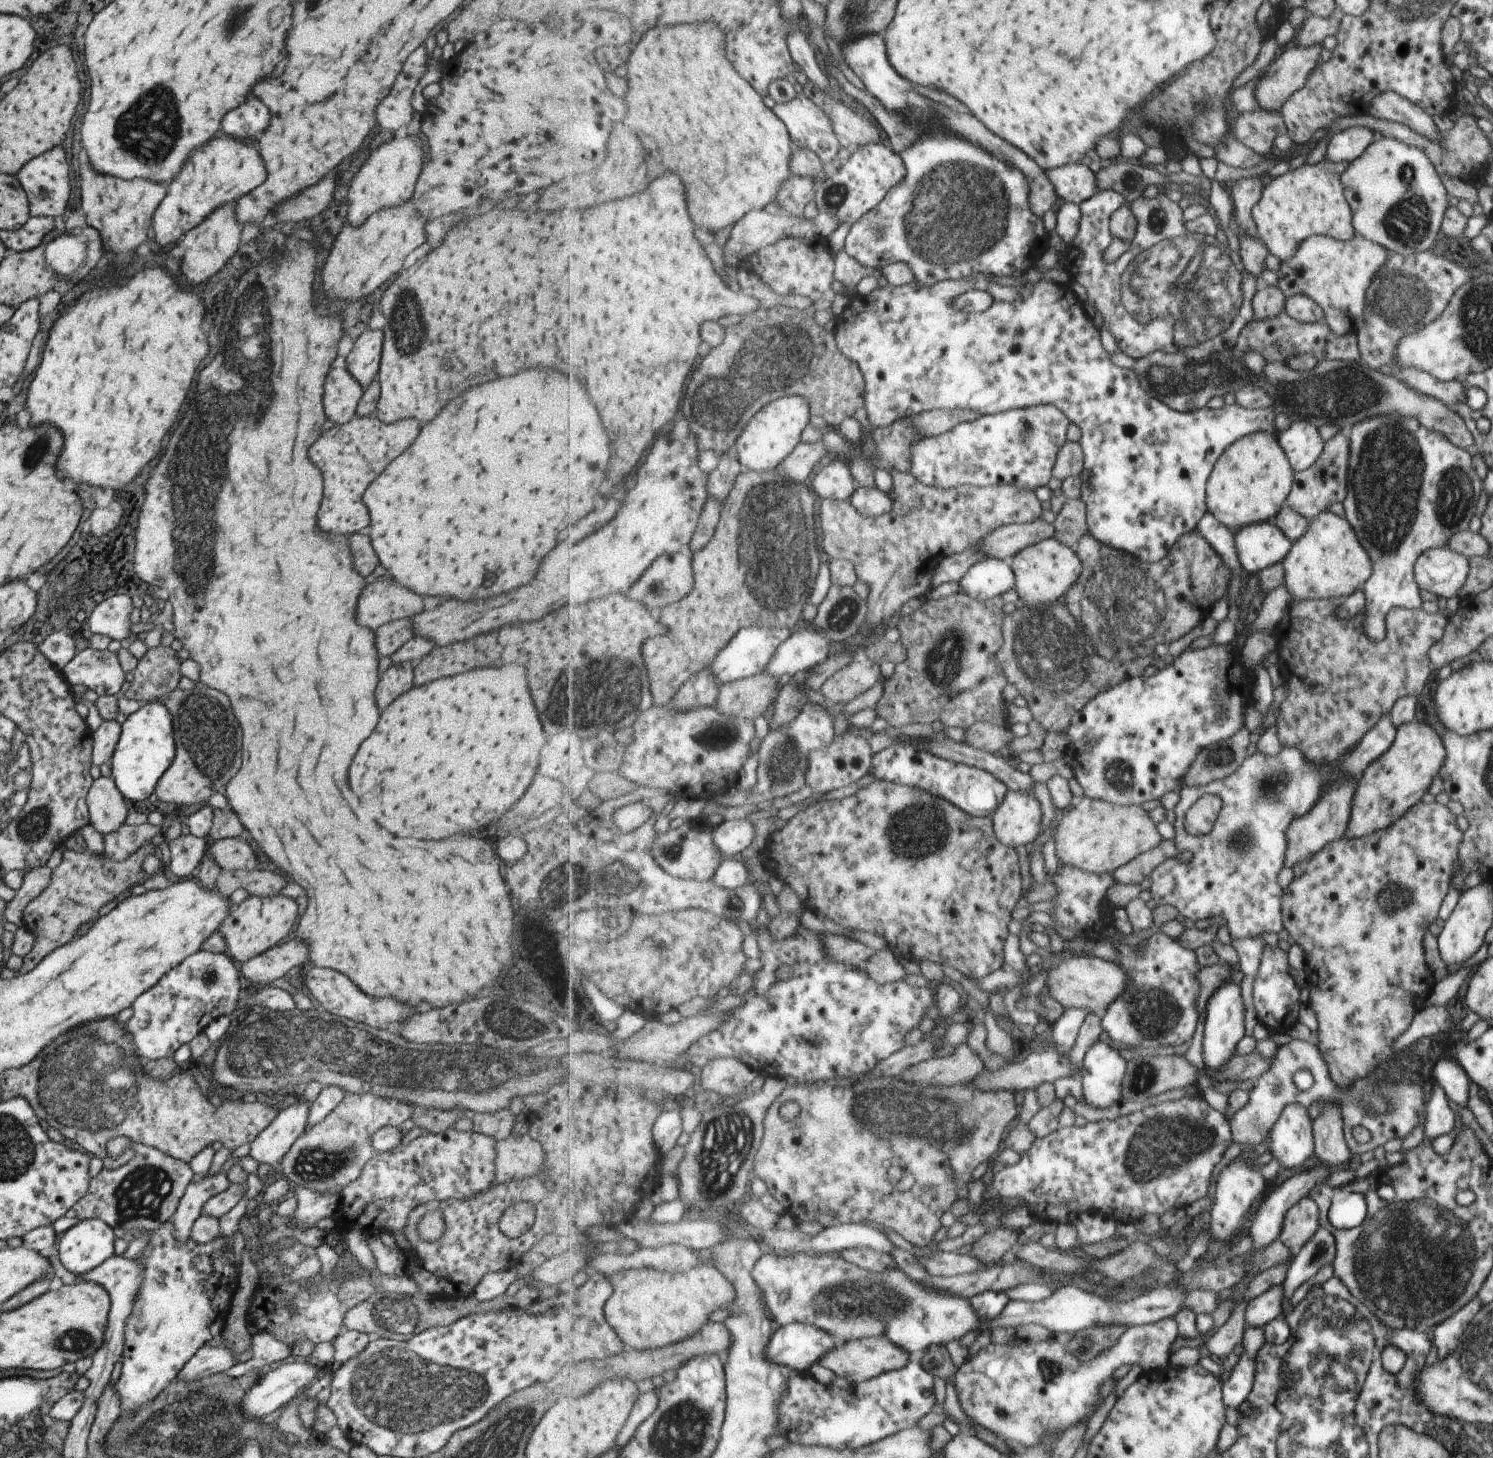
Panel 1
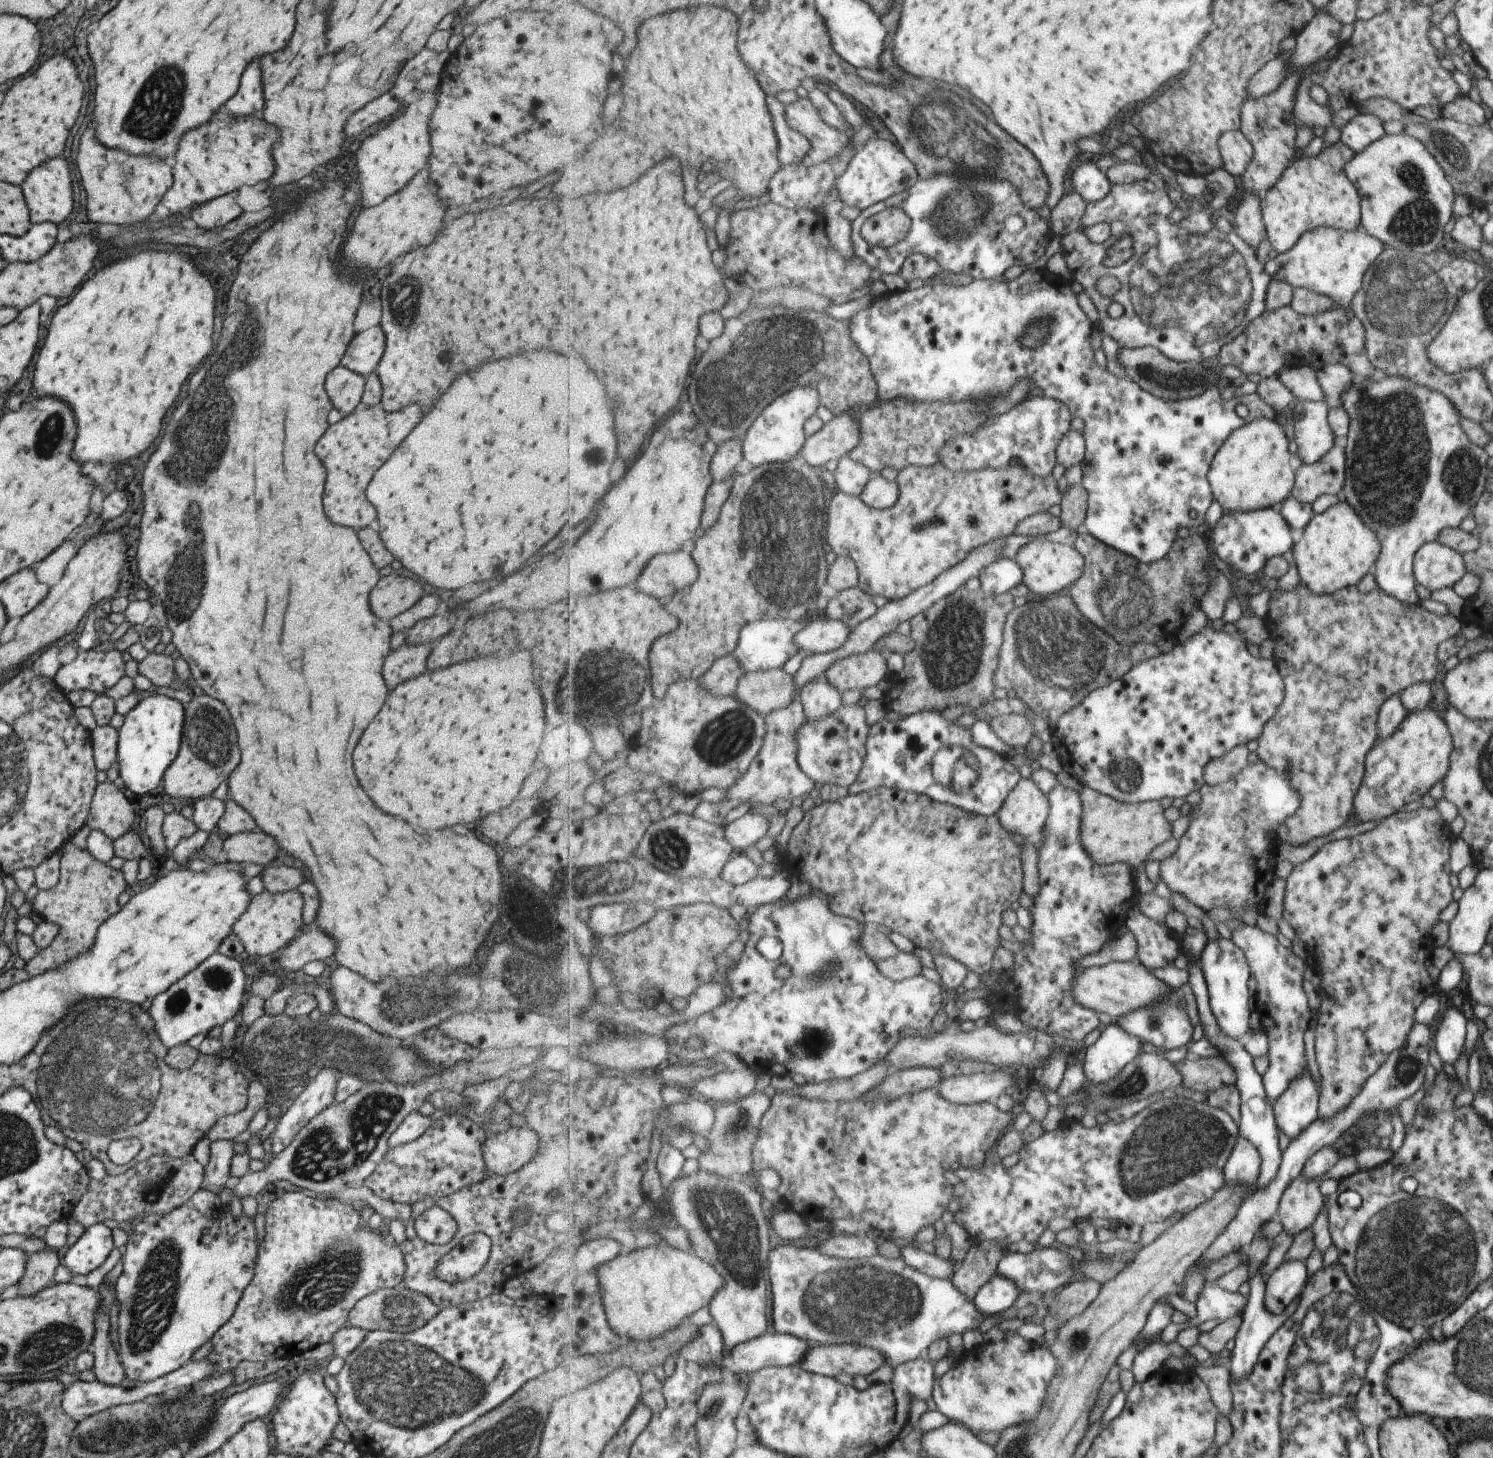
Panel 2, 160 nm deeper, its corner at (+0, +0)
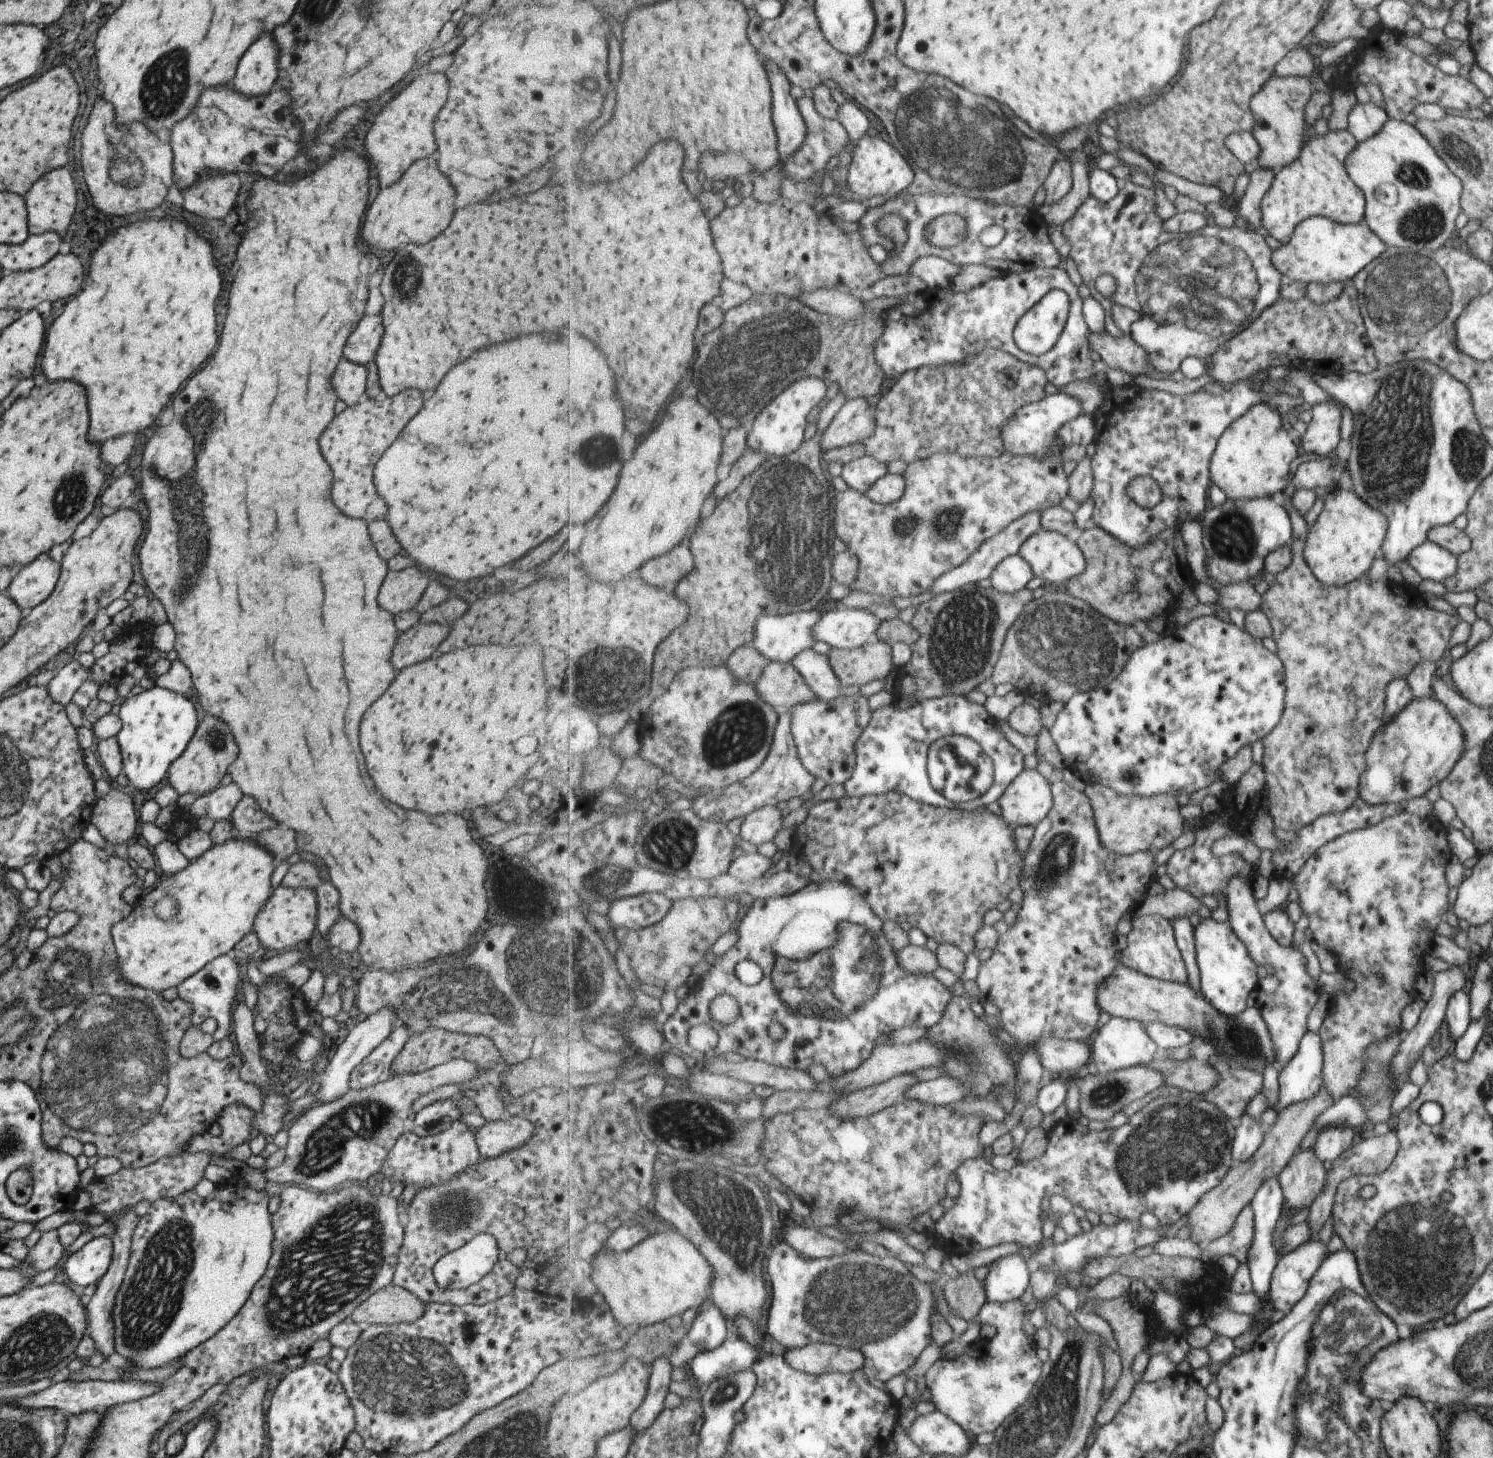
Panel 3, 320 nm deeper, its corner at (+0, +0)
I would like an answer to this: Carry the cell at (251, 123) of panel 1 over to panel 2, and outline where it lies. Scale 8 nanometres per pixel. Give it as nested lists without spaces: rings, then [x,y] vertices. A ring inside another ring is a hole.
[[[251,60],[239,80],[237,92],[225,102],[225,108],[233,116],[254,116],[263,108],[261,96],[261,70],[259,60]]]

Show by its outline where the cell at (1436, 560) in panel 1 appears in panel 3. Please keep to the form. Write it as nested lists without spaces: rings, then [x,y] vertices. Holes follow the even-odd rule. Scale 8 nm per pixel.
[[[1427,539],[1413,548],[1405,561],[1421,579],[1439,584],[1455,575],[1458,567],[1457,558],[1452,553]]]

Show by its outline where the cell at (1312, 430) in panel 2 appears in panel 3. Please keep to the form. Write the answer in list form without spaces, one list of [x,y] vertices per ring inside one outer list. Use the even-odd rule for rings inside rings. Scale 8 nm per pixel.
[[[1327,400],[1309,408],[1311,418],[1301,436],[1299,446],[1305,457],[1325,457],[1335,449],[1340,440],[1341,406],[1333,400]]]

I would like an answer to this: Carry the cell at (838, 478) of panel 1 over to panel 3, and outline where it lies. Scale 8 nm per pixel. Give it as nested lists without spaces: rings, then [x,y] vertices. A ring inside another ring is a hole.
[[[865,455],[845,464],[841,477],[849,489],[867,493],[877,480],[888,473],[887,466],[873,456]]]

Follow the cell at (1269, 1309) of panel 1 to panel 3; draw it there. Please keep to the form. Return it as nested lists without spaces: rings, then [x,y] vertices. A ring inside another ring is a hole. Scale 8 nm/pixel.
[[[1315,1237],[1278,1258],[1267,1292],[1273,1310],[1287,1314],[1303,1297],[1309,1278],[1327,1256],[1325,1250],[1326,1245]]]

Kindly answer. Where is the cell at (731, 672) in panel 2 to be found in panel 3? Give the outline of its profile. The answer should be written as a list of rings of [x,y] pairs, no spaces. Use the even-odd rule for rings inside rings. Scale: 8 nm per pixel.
[[[752,644],[740,646],[729,656],[729,660],[725,662],[724,666],[727,666],[735,678],[739,682],[749,682],[749,684],[755,684],[761,676],[763,676],[763,670],[767,668],[767,664],[772,663],[769,658],[765,658],[762,652],[759,652],[758,648],[755,648]]]

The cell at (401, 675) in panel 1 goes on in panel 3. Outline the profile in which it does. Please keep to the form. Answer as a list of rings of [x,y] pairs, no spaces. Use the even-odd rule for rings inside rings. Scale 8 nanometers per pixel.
[[[419,621],[409,627],[409,630],[405,630],[403,634],[399,634],[393,646],[393,654],[391,654],[393,668],[401,670],[419,660],[429,658],[435,652],[435,648],[441,644],[441,640],[448,635],[451,626],[451,624]]]

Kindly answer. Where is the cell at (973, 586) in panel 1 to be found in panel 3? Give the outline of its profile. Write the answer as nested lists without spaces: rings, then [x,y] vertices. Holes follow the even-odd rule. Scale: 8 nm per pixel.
[[[1020,555],[1005,558],[991,574],[992,587],[1003,594],[1015,593],[1025,589],[1033,580],[1032,566]]]

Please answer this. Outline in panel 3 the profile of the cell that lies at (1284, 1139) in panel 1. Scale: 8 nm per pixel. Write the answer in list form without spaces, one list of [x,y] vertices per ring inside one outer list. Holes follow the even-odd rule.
[[[1305,1032],[1301,1052],[1292,1058],[1293,1064],[1287,1064],[1278,1071],[1277,1102],[1273,1106],[1275,1112],[1313,1098],[1322,1086],[1323,1054],[1317,1033]]]

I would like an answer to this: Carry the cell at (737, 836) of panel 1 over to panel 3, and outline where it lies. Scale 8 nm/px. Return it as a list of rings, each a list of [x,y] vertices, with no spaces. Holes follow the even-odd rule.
[[[776,805],[764,806],[746,816],[739,837],[756,846],[771,842],[781,832],[783,818],[781,810]]]

